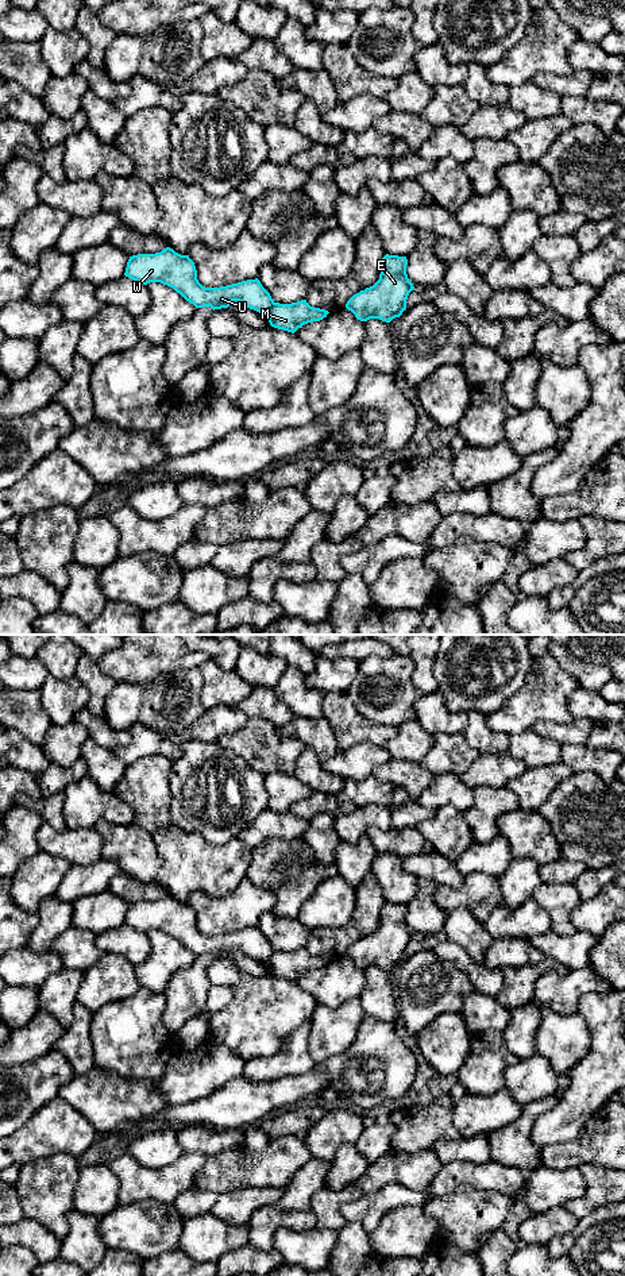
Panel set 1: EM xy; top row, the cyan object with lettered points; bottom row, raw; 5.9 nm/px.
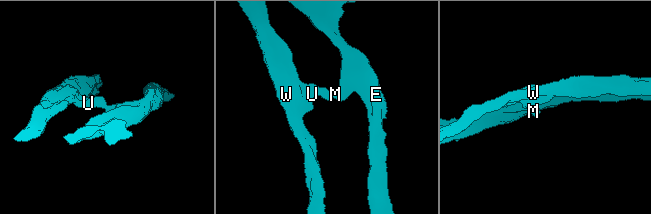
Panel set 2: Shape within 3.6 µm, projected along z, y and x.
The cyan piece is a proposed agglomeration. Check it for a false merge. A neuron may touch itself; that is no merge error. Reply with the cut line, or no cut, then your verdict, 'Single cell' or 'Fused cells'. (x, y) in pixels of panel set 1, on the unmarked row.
Split along xy (274, 951), (266, 962). Fused cells

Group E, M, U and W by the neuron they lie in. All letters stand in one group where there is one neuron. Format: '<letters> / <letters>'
E M / U W

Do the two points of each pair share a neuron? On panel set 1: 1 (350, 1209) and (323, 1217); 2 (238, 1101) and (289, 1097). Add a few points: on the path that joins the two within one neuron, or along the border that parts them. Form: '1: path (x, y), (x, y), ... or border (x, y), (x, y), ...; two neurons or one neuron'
1: border (363, 1194), (340, 1206), (340, 1214), (346, 1219); two neurons
2: path (250, 1101), (277, 1097); one neuron

